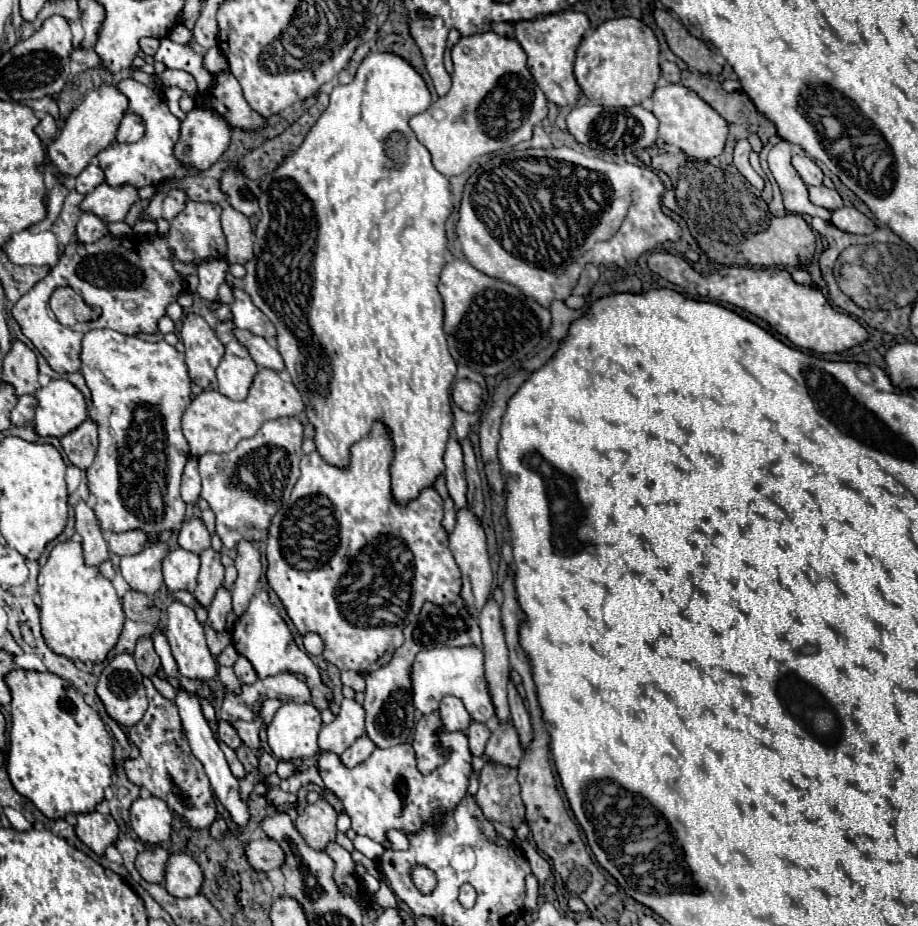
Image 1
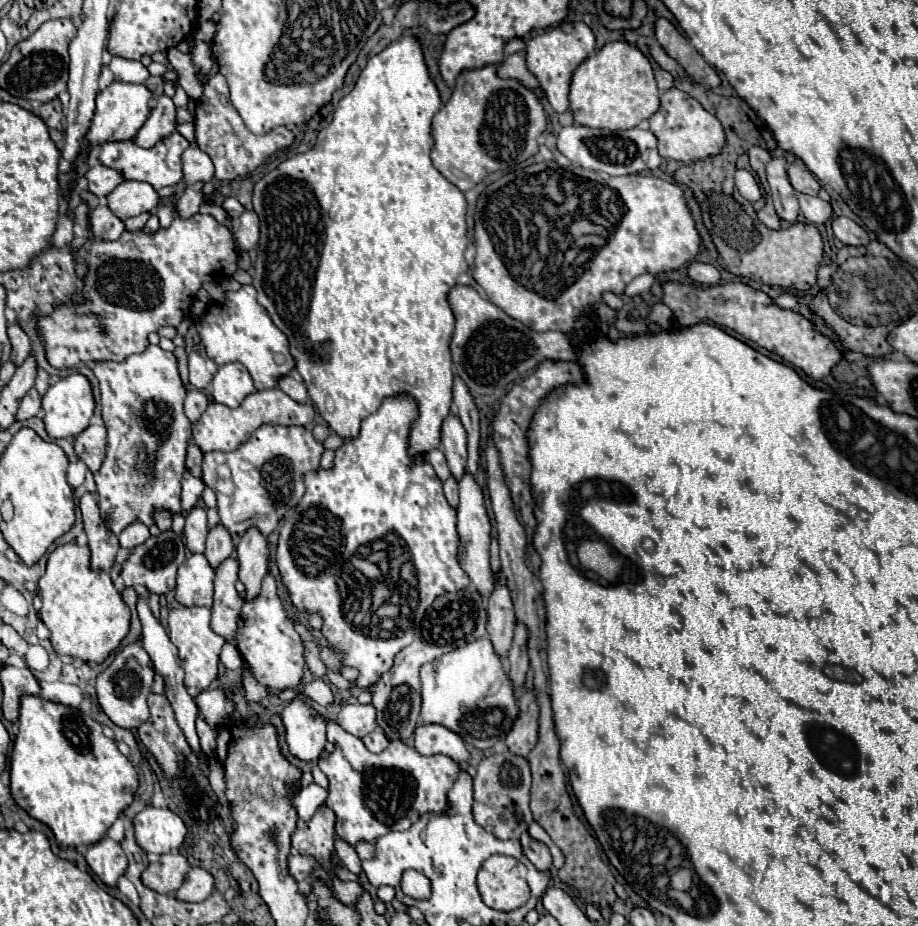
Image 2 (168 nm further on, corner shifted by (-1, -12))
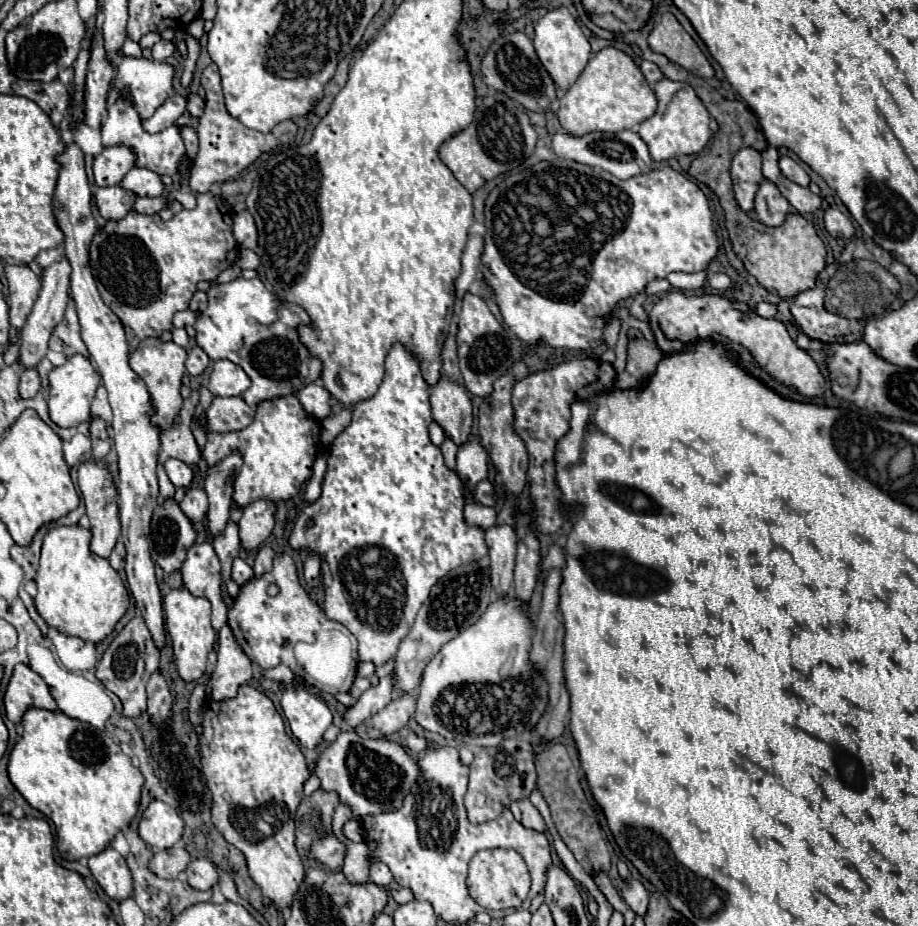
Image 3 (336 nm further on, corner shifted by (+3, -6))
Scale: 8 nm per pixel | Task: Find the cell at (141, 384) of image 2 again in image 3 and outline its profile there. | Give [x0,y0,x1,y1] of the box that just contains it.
[129,338,187,428]

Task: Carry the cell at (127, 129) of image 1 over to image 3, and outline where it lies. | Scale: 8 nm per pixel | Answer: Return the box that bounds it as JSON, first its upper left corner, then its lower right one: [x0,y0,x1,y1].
[143,94,185,134]

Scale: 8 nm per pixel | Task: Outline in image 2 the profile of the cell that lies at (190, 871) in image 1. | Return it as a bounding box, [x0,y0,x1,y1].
[175,866,215,902]

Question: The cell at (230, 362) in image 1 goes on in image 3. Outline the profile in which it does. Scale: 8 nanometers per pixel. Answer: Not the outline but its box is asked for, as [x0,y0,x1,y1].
[209,360,251,396]

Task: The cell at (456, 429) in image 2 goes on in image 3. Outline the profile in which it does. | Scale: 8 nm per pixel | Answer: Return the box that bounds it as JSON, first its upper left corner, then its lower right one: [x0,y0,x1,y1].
[431,378,471,446]

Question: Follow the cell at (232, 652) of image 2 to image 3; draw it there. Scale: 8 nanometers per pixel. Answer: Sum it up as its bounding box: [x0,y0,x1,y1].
[181,542,227,632]

